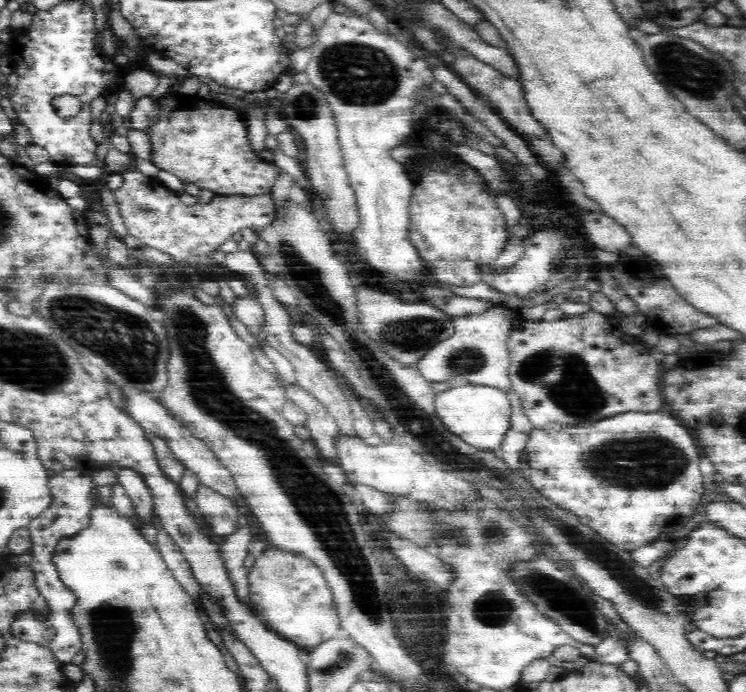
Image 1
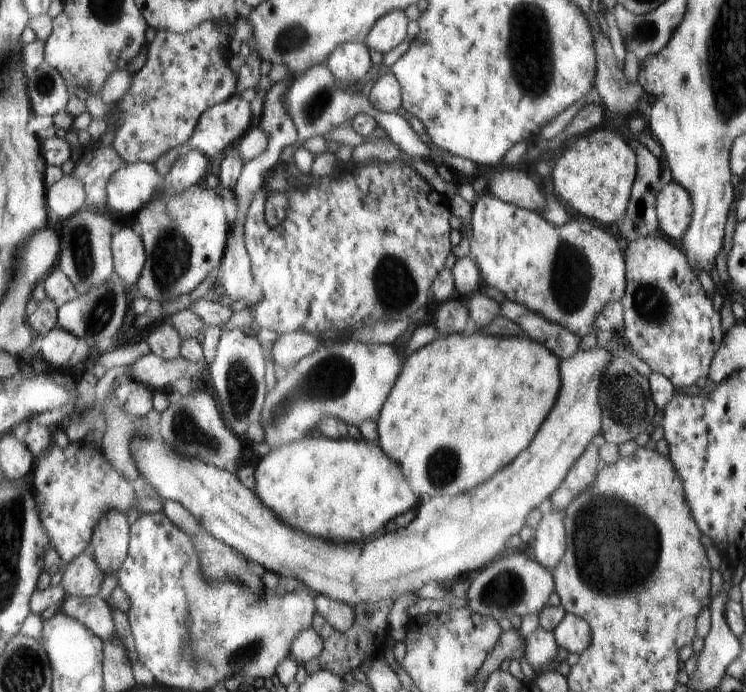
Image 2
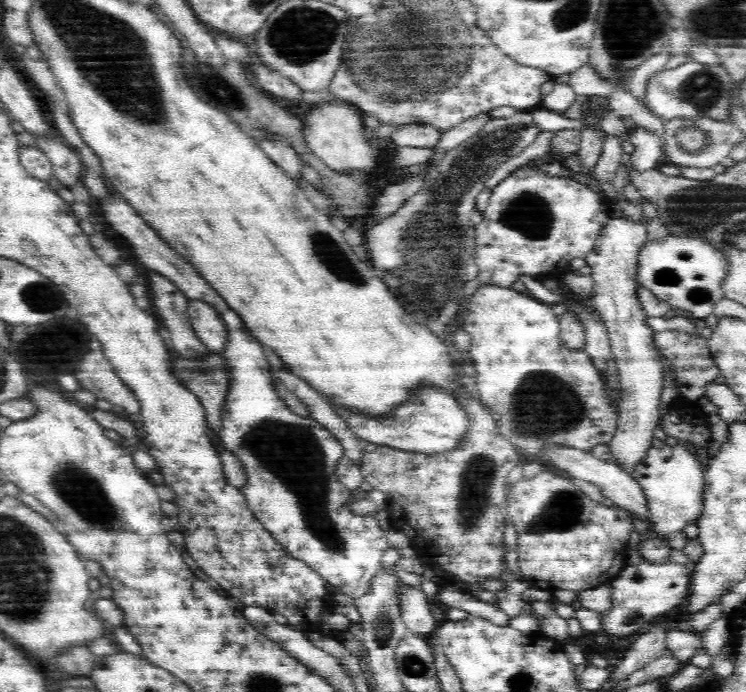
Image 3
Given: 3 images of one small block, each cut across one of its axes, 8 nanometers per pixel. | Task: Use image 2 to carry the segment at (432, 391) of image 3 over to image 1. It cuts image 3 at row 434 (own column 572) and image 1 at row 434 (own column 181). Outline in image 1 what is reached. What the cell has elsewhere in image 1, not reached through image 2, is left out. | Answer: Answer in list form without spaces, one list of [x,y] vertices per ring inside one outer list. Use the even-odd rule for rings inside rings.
[[[464,383],[450,386],[445,391],[436,392],[433,398],[435,414],[450,433],[484,450],[500,450],[504,434],[510,428],[510,400],[508,392],[493,386]]]

